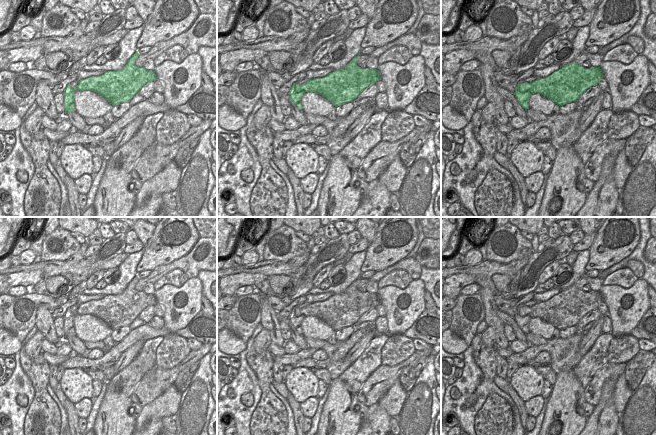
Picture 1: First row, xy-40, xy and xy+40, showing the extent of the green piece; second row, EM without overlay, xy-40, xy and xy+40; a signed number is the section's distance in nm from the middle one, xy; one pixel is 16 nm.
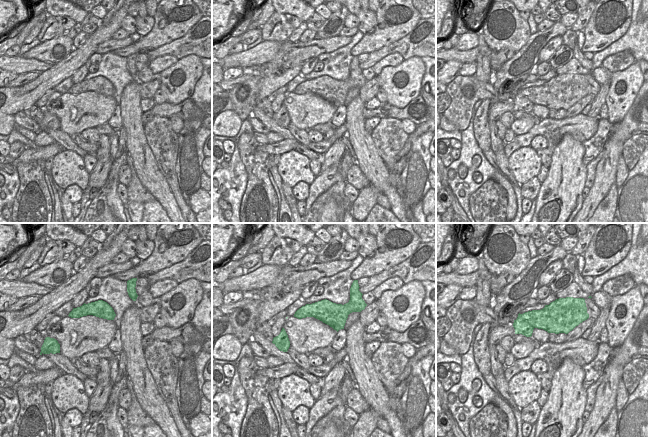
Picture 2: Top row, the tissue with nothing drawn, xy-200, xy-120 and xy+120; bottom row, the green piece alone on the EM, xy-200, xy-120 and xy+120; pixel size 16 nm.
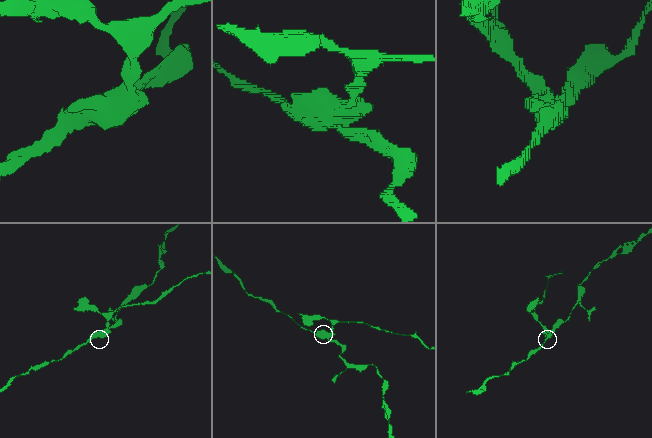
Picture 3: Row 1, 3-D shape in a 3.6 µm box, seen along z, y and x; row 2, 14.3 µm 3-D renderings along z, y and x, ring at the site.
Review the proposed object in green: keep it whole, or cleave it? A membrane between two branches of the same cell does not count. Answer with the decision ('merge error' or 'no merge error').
merge error

